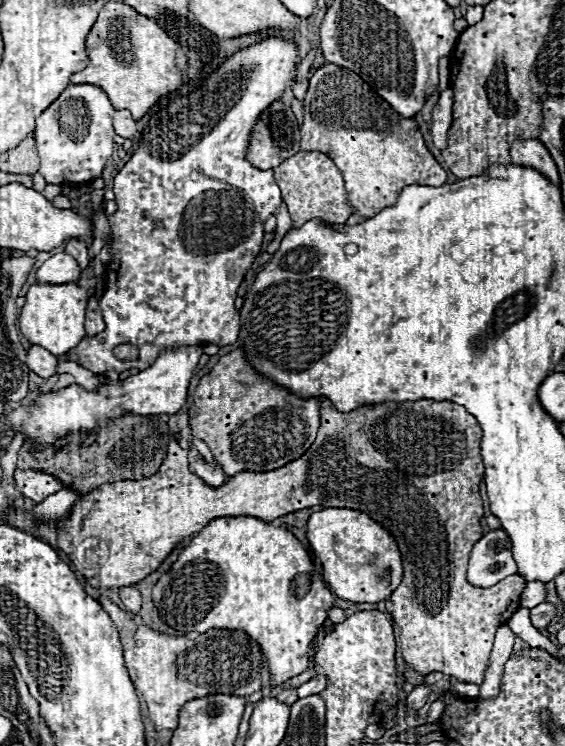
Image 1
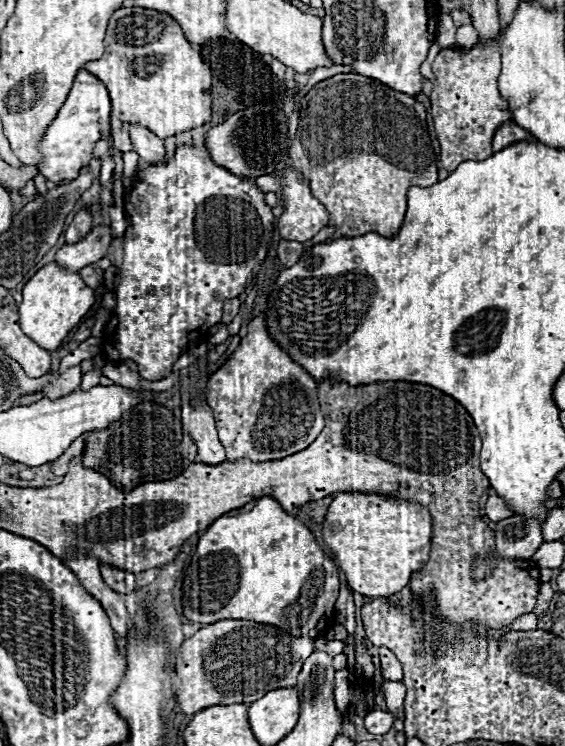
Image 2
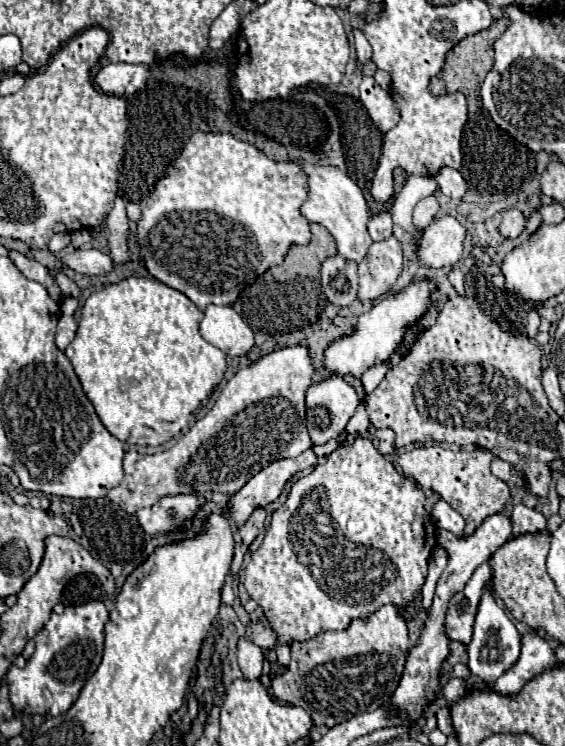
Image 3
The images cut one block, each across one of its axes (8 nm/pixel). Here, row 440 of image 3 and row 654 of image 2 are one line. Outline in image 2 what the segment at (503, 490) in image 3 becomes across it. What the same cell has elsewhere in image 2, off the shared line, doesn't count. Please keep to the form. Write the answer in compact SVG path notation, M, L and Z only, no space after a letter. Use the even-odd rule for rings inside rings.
M380 647L378 651L380 664L382 664L382 676L384 680L400 680L402 678L402 664L386 647Z

